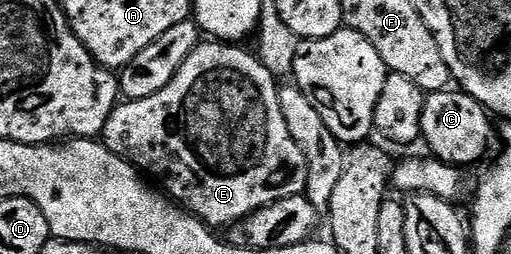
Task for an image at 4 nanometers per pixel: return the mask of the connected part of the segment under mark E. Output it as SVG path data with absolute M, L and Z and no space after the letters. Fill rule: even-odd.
M222 41L200 42L199 46L193 49L193 53L189 53L189 57L185 57L181 69L177 69L173 81L169 81L169 85L165 85L165 89L161 89L161 93L153 93L153 97L144 99L129 99L120 102L116 106L115 112L107 118L107 124L103 127L101 136L102 142L114 155L126 159L132 167L140 172L146 173L148 176L151 174L152 180L160 179L163 182L162 190L170 198L174 199L180 207L190 211L195 218L203 220L212 229L219 229L218 227L226 229L247 215L254 214L262 207L268 207L271 203L281 201L285 197L302 195L307 189L309 169L305 161L305 153L301 153L301 149L297 149L297 141L293 141L293 133L289 133L289 125L285 125L285 117L281 114L280 84L277 82L276 76L271 75L269 69L265 69L265 65L258 57L252 52L250 55L249 52L242 51L243 49L242 46Z

